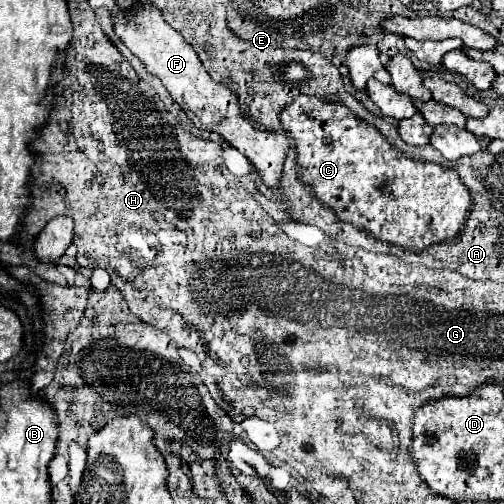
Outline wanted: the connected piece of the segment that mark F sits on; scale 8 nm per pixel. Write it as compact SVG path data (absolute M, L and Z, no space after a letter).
M140 4L134 12L114 16L114 30L118 38L128 46L128 50L146 66L146 70L162 80L164 88L180 104L180 108L188 114L188 118L194 122L196 128L220 134L230 146L234 146L254 164L264 184L276 194L280 194L282 166L290 148L288 138L282 132L256 130L250 122L246 122L238 110L236 94L208 76L206 68L198 60L198 54L182 38L182 34L176 32L162 18L156 6Z

